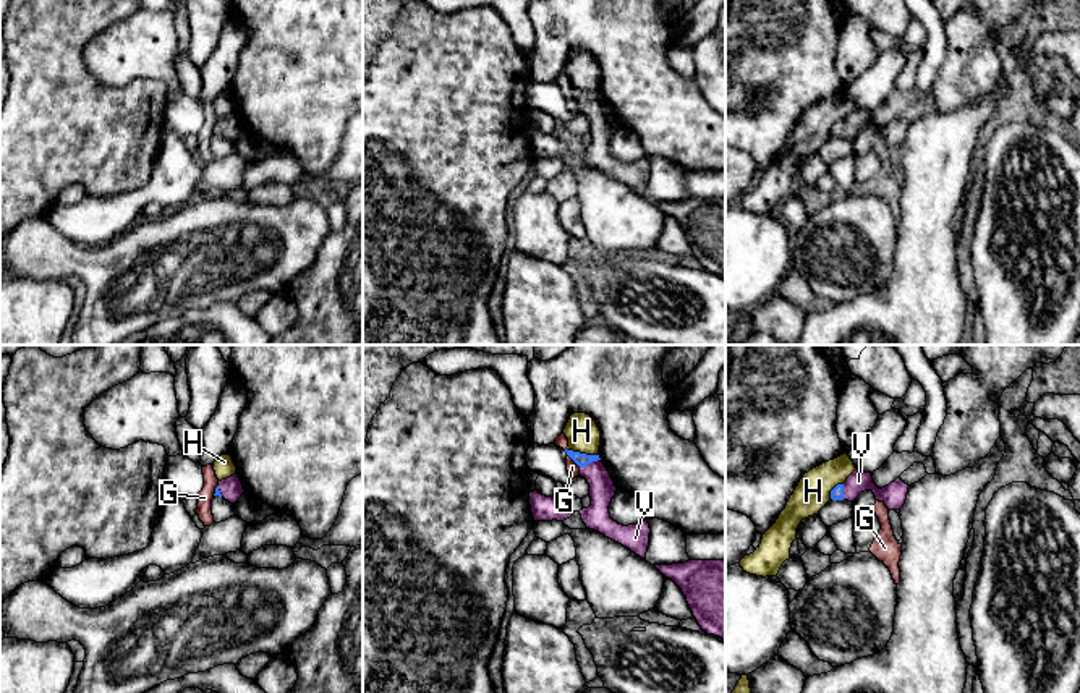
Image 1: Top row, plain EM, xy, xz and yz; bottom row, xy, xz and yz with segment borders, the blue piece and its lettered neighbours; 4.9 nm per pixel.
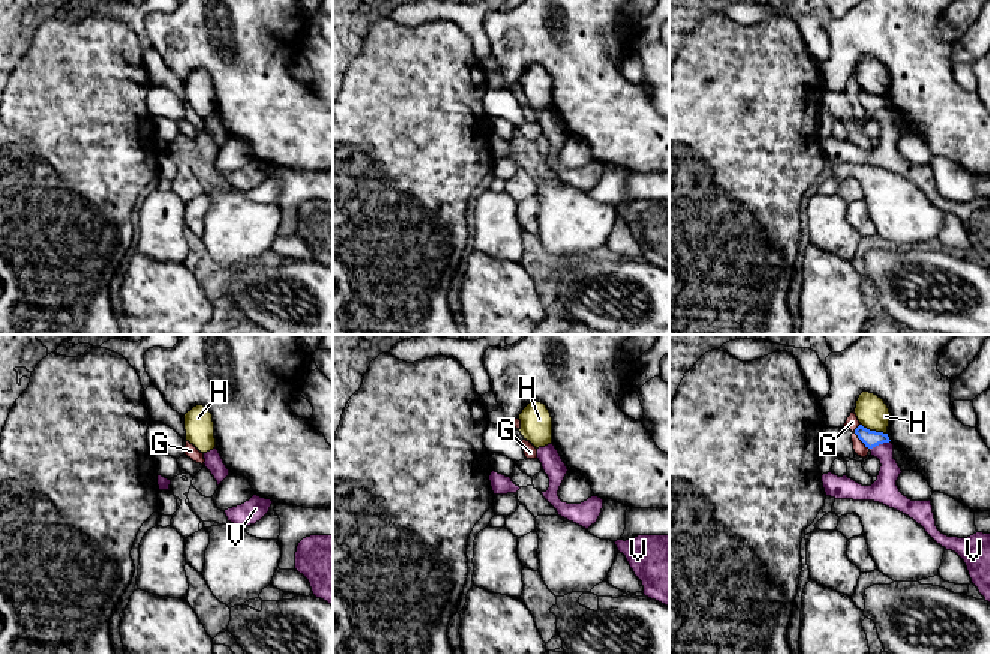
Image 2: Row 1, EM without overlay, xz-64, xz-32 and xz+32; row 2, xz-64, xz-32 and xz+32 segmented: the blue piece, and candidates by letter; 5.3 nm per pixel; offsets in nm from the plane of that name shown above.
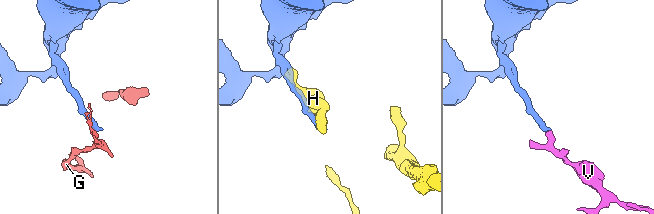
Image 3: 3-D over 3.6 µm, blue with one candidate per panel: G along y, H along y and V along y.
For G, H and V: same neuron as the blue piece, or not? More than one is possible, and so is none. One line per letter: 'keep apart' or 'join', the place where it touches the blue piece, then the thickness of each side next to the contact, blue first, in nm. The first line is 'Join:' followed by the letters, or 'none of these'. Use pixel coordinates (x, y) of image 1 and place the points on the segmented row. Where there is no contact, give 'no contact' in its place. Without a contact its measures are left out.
Join: V
G: keep apart; meets blue in xz at (574, 460); 60 nm thick on the blue side, 60 nm on the other
H: keep apart; meets blue in xz at (582, 454); 60 nm thick on the blue side, 160 nm on the other
V: join; meets blue in xz at (590, 462); 60 nm thick on the blue side, 130 nm on the other

